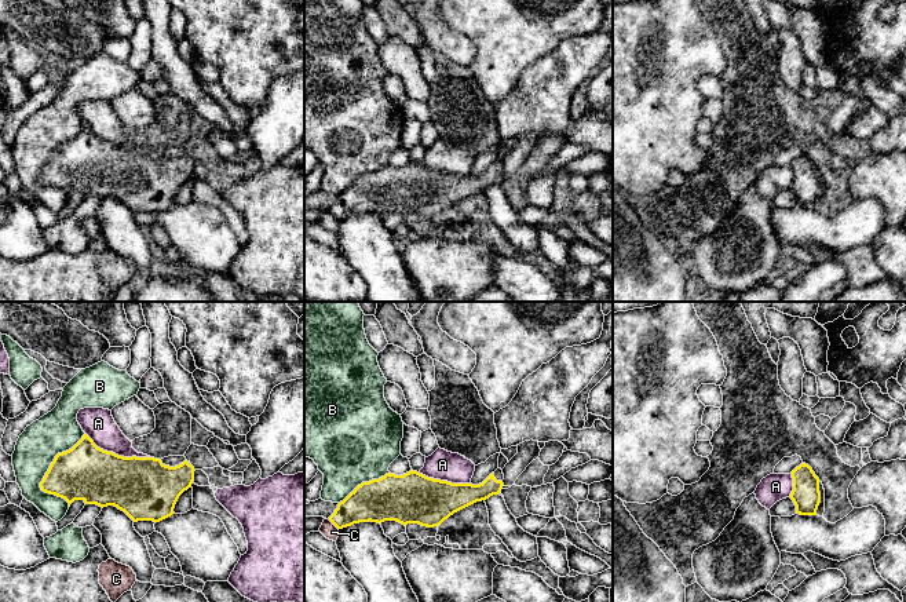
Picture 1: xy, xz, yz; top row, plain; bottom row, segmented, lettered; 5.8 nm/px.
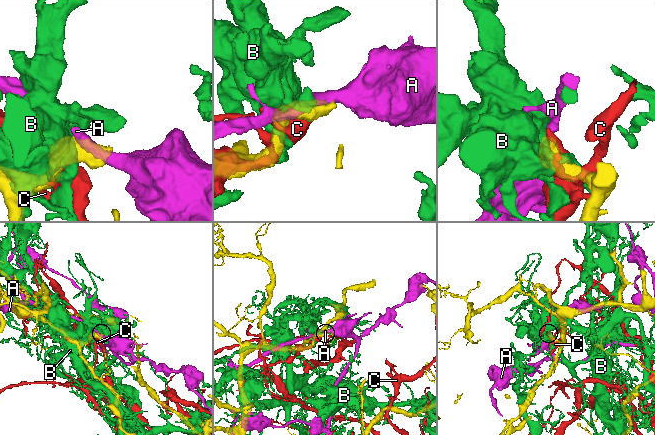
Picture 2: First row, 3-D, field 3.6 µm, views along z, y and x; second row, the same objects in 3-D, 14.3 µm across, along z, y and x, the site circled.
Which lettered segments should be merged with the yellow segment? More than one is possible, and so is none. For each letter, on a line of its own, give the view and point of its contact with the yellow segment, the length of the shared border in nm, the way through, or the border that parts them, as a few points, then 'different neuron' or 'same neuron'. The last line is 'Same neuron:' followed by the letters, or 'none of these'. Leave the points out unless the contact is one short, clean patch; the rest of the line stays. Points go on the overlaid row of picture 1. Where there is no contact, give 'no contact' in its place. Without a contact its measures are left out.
A: xy (117, 455) | 400 nm | different neuron
B: xy (46, 473) | 440 nm | different neuron
C: xz (333, 524) | 90 nm | different neuron
Same neuron: none of these

